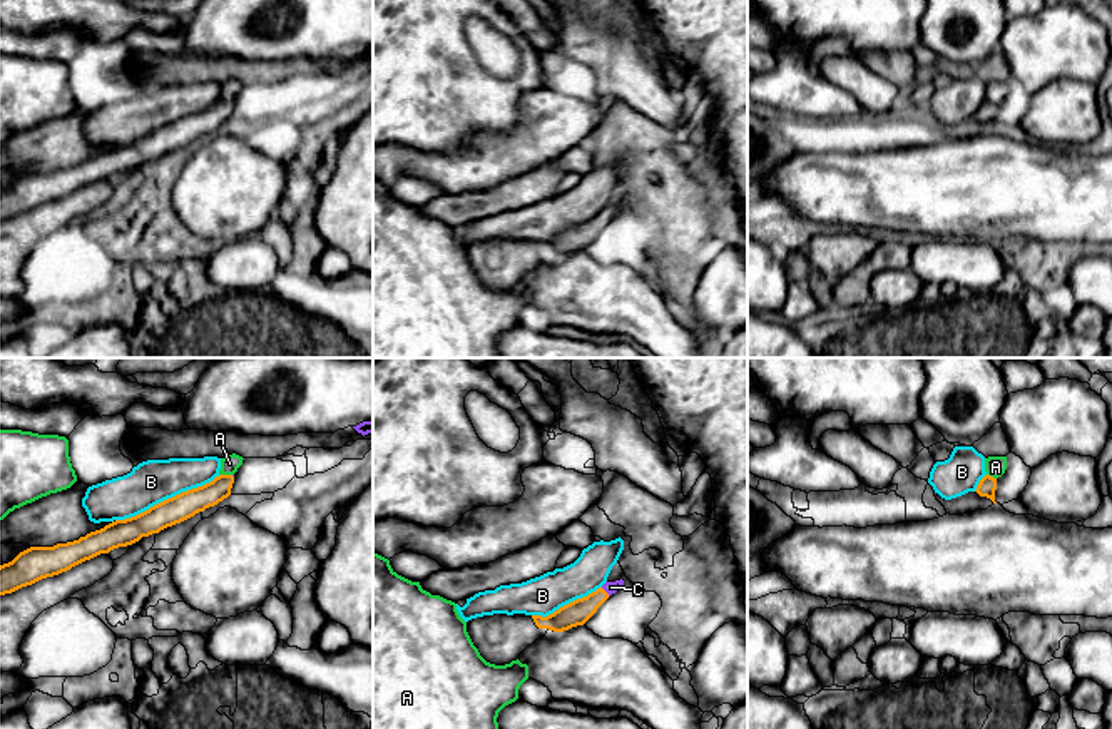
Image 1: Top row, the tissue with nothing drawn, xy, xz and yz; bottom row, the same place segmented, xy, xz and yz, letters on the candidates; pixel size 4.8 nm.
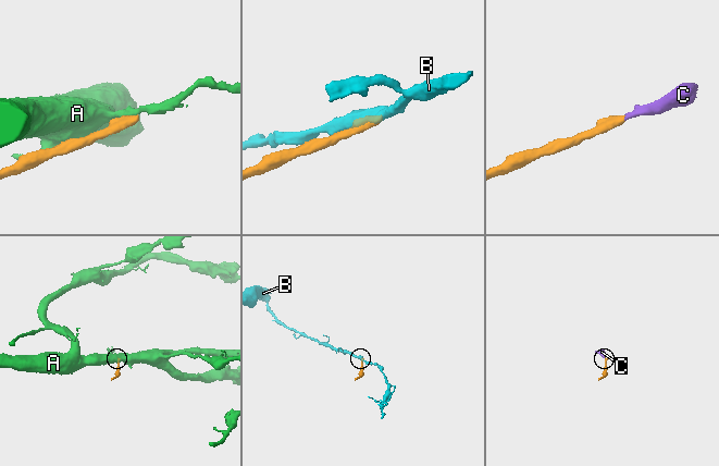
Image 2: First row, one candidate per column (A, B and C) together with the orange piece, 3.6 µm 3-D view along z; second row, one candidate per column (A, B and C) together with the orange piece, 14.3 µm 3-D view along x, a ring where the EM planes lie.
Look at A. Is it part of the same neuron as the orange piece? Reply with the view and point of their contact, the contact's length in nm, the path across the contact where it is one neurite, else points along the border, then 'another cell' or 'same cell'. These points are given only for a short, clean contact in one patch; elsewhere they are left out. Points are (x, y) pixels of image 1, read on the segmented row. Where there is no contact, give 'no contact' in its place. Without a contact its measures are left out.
xy (226, 475) | 60 nm | along xy (219, 474), (231, 475) | another cell

